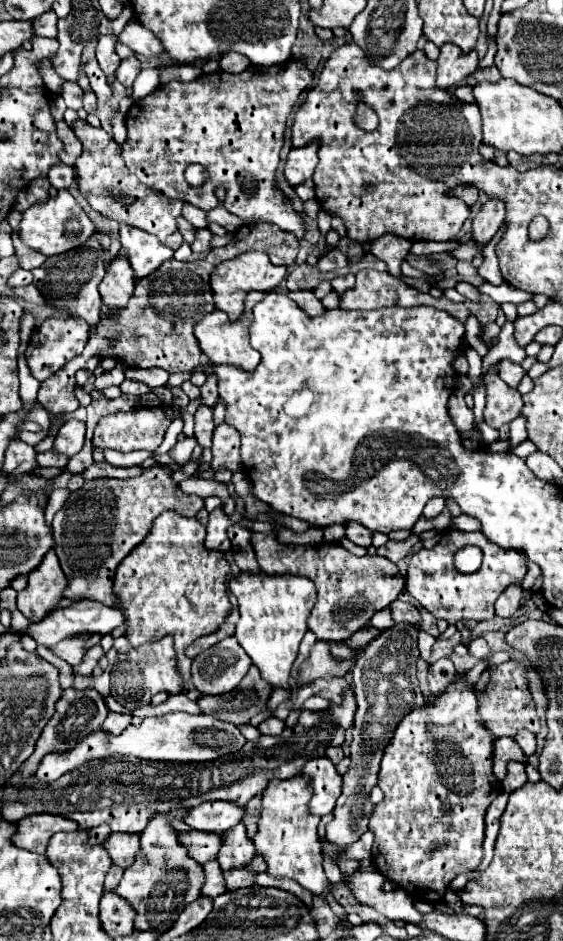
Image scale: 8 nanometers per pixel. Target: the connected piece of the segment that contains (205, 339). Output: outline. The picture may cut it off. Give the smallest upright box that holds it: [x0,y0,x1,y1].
[194,291,268,371]

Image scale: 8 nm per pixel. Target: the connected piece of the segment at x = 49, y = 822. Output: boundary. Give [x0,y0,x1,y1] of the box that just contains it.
[14,813,80,853]

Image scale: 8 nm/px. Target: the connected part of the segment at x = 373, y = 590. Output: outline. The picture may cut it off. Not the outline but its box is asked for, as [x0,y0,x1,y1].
[252,533,404,641]

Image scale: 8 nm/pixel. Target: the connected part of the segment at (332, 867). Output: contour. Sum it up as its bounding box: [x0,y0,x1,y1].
[324,857,344,883]

